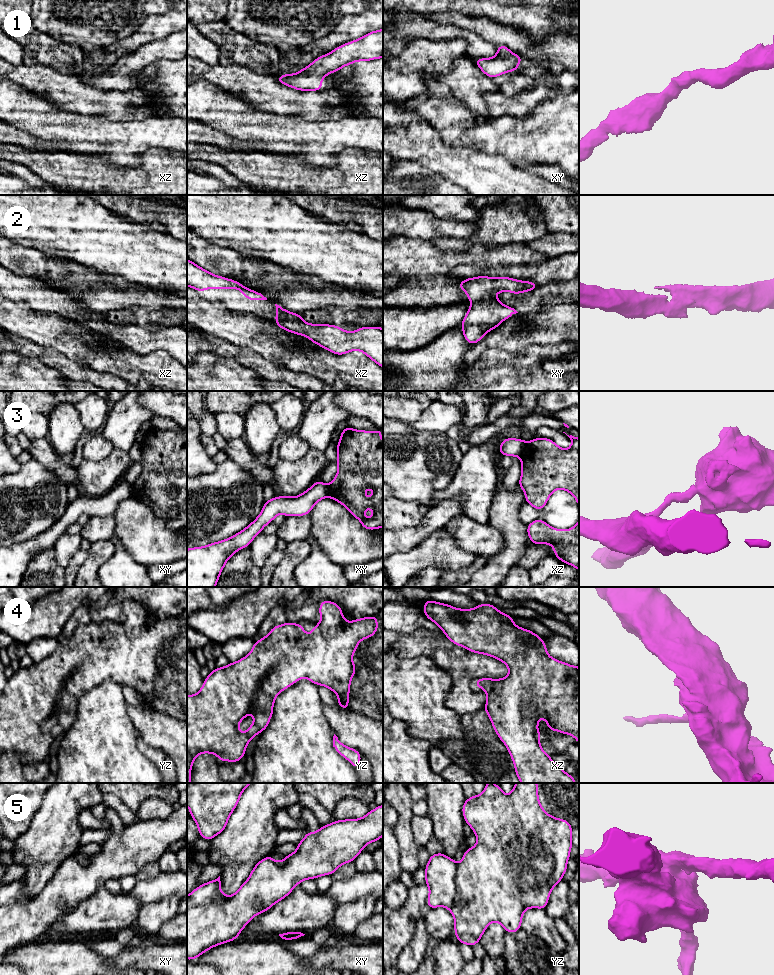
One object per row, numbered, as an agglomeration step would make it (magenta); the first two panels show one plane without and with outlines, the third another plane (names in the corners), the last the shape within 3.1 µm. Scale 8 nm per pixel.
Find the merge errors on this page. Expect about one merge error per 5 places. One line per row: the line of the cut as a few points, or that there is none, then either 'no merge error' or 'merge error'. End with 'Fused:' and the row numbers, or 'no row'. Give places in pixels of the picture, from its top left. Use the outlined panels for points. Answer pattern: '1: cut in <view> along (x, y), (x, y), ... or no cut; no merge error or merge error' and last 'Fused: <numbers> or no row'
1: no cut; no merge error
2: no cut; no merge error
3: cut in xz along (526, 443), (519, 456); merge error
4: no cut; no merge error
5: cut in yz along (457, 864), (456, 899), (450, 910); merge error
Fused: 3, 5

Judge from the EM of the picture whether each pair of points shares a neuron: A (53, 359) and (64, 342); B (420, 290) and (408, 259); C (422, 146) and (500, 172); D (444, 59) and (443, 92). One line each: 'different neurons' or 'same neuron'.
A: different neurons
B: same neuron
C: same neuron
D: different neurons

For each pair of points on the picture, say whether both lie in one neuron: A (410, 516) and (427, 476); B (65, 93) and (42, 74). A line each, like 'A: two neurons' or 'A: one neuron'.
A: two neurons
B: one neuron

